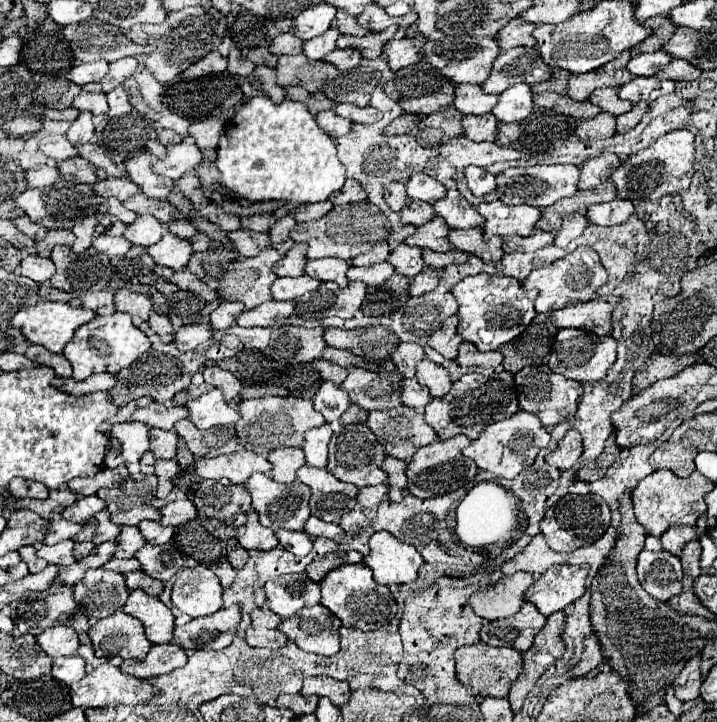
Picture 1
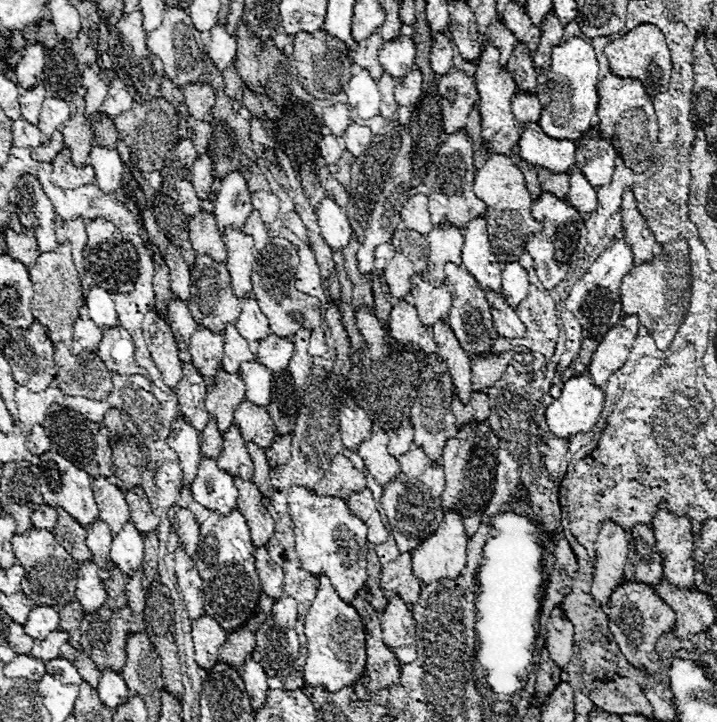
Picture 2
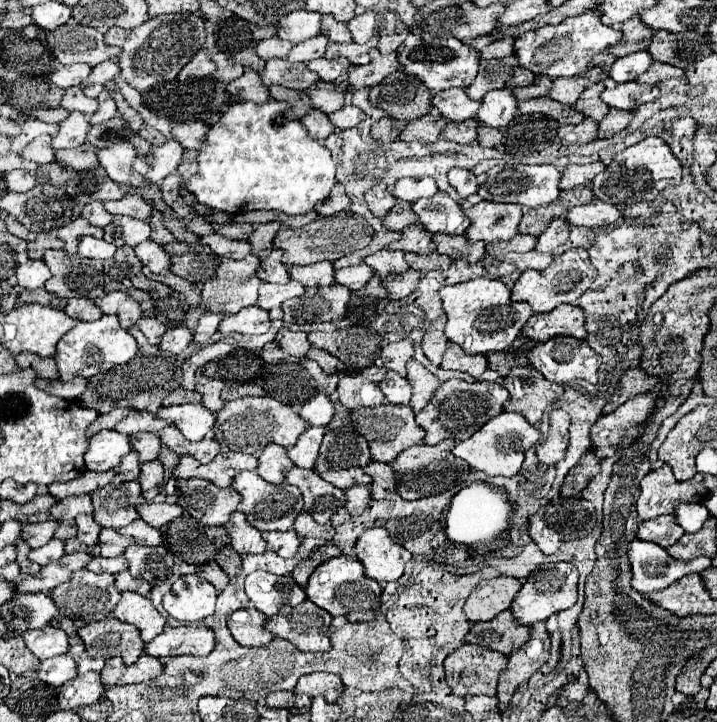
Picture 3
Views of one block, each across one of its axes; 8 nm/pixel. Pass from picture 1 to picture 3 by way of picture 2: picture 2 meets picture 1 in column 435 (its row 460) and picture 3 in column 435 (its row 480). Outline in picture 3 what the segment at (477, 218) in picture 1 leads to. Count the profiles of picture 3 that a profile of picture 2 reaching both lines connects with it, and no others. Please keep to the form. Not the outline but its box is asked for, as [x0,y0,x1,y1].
[412,192,468,234]

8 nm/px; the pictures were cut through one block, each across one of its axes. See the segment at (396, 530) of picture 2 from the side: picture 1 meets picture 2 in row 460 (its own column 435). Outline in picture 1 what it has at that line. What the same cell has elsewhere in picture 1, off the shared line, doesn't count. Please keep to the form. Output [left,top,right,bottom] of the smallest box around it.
[424,368,518,440]

